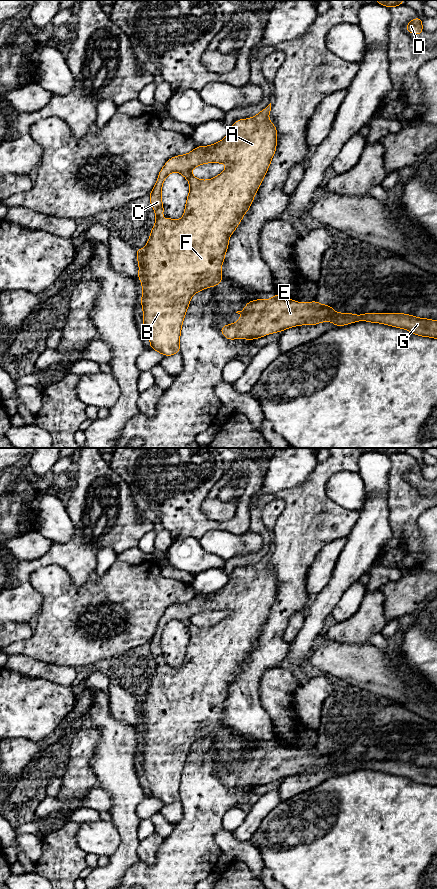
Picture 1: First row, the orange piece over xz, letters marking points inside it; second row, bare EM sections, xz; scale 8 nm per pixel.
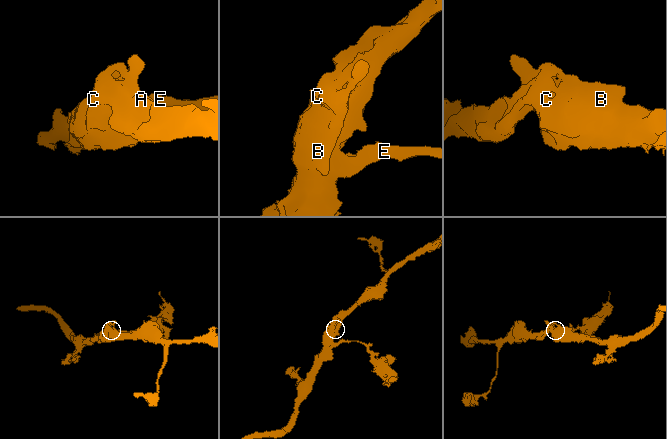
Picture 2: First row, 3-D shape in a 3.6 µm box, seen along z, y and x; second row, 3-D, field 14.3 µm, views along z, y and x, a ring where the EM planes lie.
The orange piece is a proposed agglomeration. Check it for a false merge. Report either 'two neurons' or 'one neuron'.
one neuron

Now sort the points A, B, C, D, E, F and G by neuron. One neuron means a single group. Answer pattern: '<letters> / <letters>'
A B C D E F G

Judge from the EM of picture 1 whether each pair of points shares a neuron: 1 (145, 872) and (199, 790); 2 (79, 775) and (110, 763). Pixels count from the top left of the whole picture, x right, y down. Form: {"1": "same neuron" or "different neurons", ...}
{"1": "same neuron", "2": "different neurons"}

